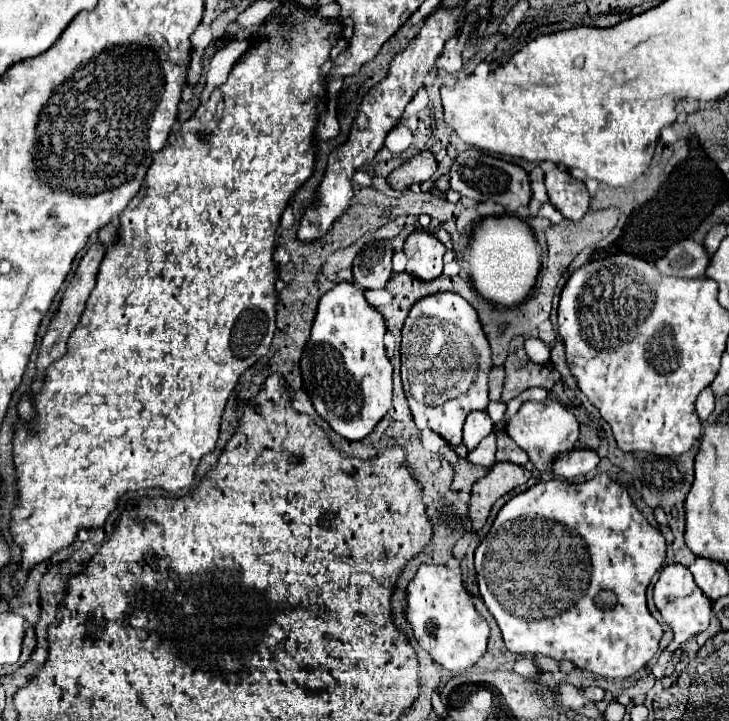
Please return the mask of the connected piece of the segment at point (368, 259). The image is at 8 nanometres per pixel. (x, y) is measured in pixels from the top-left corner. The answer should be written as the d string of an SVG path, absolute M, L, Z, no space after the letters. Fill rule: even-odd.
M390 240L368 242L354 258L354 280L362 288L384 288L392 276L394 248Z

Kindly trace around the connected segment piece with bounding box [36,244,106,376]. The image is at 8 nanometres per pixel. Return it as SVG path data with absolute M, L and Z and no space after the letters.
M94 244L94 246L88 248L88 252L84 254L84 258L80 260L78 270L76 270L72 282L68 284L68 288L66 288L66 292L64 292L64 296L62 296L60 310L58 310L58 314L50 320L50 326L48 326L44 338L42 338L40 352L38 352L38 360L36 360L38 376L44 376L46 368L48 368L54 360L58 360L58 358L64 356L68 336L70 336L72 330L76 328L76 324L78 324L78 320L80 320L80 314L82 314L82 310L84 310L84 304L86 304L86 300L88 300L88 296L90 296L90 292L92 292L92 288L94 288L94 284L96 284L98 266L100 266L100 262L102 262L102 258L104 258L104 252L106 252L106 248L102 248L102 244Z

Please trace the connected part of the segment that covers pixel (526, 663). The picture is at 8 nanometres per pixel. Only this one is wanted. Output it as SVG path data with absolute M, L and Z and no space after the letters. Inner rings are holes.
M520 658L520 660L516 660L516 664L514 664L514 672L518 672L518 674L520 674L524 680L528 680L530 684L532 684L534 676L542 674L532 658Z

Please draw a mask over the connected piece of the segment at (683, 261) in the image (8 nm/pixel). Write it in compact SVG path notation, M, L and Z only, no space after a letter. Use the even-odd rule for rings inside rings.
M682 240L674 244L662 260L656 262L658 270L666 276L680 276L680 278L700 278L704 276L710 264L710 254L706 252L704 244L694 240Z

